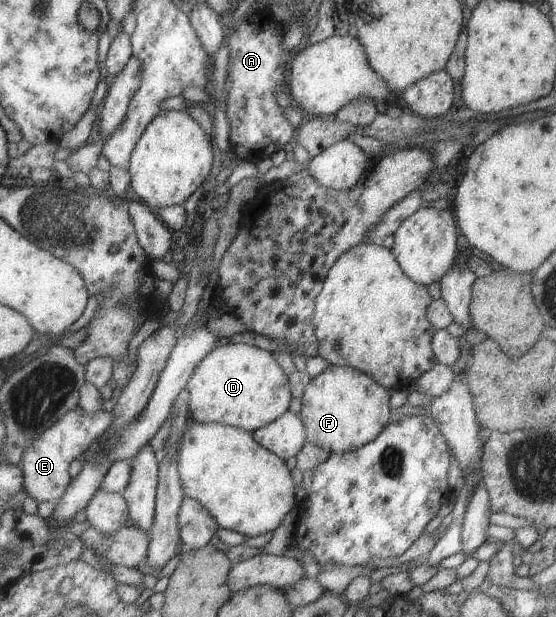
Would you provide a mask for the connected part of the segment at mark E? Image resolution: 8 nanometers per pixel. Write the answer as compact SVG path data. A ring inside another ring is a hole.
M79 405L59 417L50 429L46 429L38 439L34 439L26 447L26 451L22 451L19 465L22 467L23 492L36 502L56 502L60 499L70 483L67 471L70 461L80 460L88 445L110 425L112 417L114 417L113 410L84 413Z

